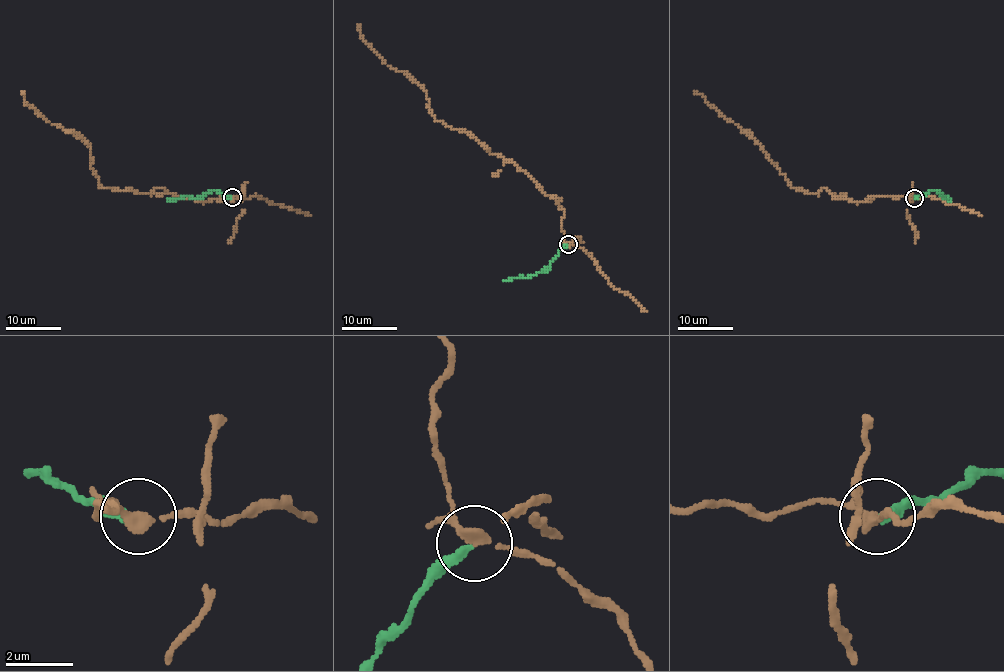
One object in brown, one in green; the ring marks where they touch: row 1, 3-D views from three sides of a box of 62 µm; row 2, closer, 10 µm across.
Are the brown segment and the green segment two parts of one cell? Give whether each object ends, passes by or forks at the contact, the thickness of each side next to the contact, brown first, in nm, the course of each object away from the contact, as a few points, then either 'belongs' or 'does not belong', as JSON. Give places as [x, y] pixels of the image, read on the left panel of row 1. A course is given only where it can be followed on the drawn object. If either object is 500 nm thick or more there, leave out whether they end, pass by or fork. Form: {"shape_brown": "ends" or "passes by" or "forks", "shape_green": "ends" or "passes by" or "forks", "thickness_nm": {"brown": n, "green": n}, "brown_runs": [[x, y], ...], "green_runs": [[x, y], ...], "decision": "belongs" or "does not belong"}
{"shape_brown": "forks", "shape_green": "ends", "thickness_nm": {"brown": 240, "green": 280}, "brown_runs": [[231, 198], [206, 202], [156, 187], [147, 194], [102, 187], [89, 145], [45, 121], [22, 92]], "green_runs": [[231, 198], [212, 191], [198, 198], [184, 196], [168, 201]], "decision": "does not belong"}

